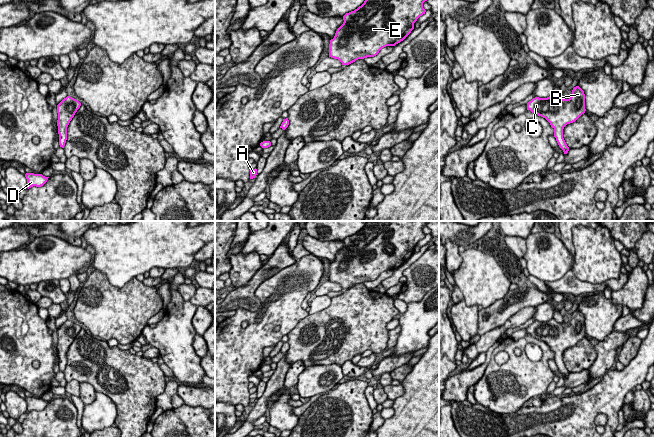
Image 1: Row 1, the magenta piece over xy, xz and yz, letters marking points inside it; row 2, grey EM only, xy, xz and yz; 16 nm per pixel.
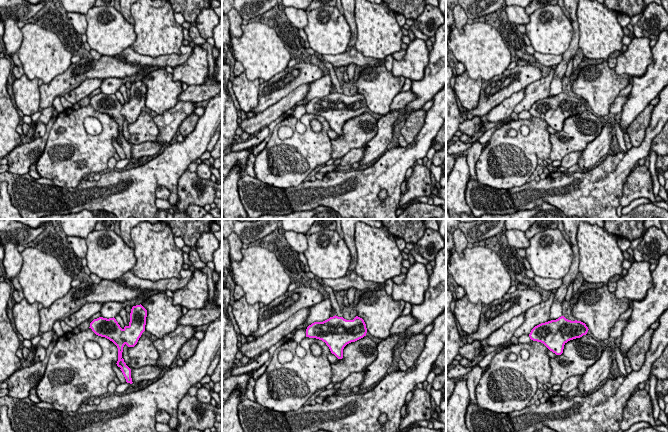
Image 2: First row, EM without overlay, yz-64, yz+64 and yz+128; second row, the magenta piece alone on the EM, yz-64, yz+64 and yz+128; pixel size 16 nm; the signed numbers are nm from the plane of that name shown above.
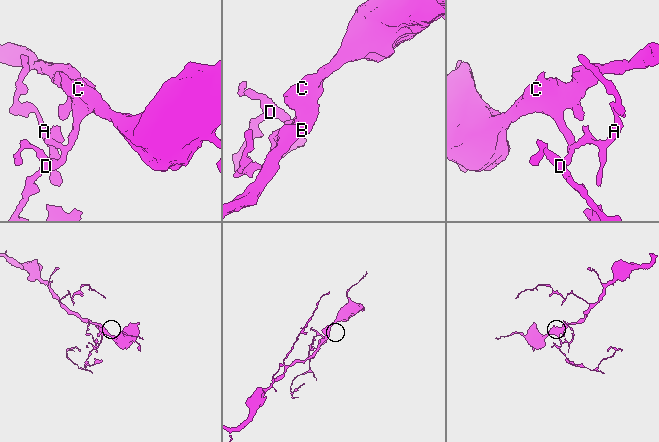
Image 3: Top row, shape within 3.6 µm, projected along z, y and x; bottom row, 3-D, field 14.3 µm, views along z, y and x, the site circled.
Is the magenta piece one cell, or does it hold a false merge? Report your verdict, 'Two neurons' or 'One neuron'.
One neuron

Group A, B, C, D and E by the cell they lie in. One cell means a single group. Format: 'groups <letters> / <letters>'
groups A B C D E

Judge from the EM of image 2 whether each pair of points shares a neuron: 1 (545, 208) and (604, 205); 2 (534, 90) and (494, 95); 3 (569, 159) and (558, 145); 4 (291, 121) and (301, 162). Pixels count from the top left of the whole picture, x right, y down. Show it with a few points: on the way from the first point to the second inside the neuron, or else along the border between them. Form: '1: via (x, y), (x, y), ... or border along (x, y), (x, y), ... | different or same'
1: border along (533, 208), (544, 202), (548, 202), (558, 208) | different
2: border along (541, 77), (525, 87) | different
3: border along (582, 150), (570, 152), (561, 160) | different
4: via (294, 131), (299, 152) | same

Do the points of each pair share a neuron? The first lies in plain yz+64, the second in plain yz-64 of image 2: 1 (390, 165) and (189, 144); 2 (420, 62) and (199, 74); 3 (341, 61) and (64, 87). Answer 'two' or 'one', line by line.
1: one
2: one
3: two

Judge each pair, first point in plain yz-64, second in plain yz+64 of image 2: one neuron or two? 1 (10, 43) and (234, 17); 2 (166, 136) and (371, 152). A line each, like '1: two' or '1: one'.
1: one
2: one

